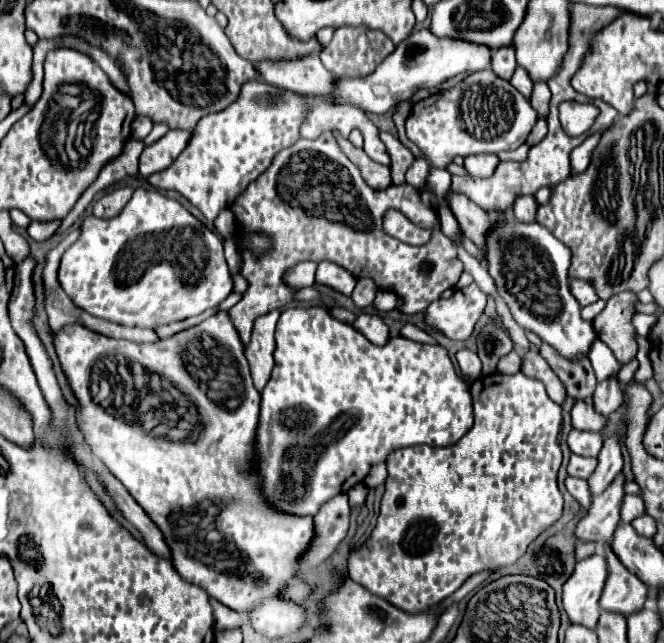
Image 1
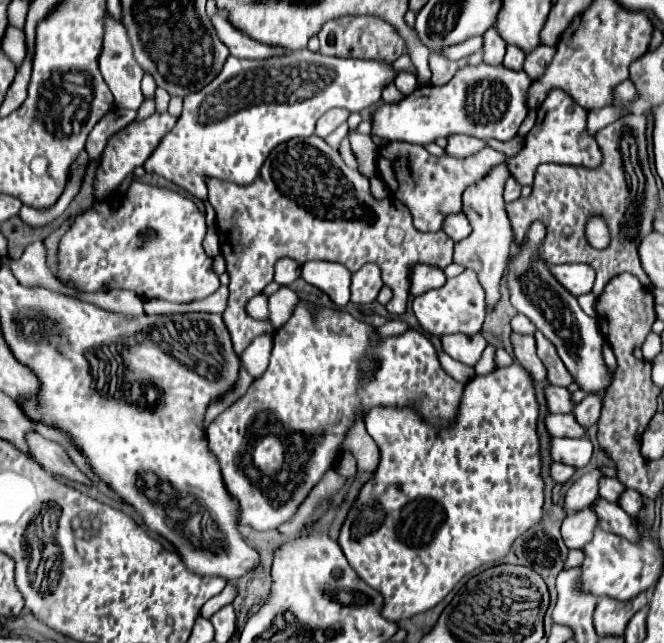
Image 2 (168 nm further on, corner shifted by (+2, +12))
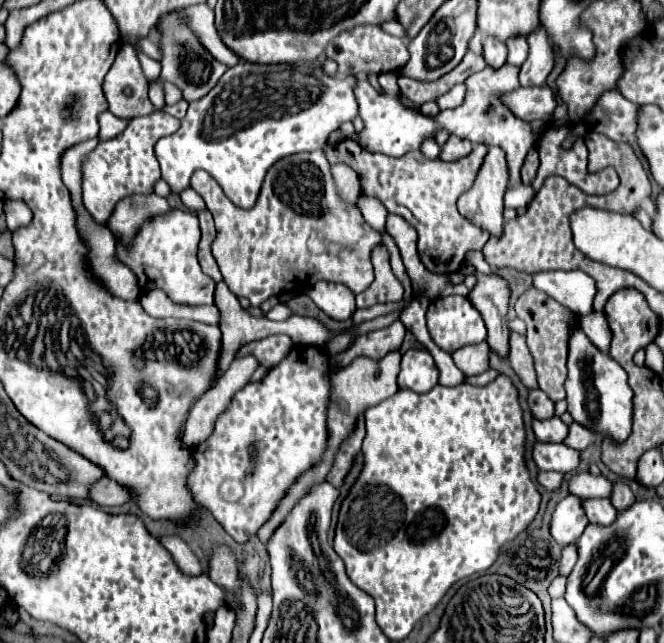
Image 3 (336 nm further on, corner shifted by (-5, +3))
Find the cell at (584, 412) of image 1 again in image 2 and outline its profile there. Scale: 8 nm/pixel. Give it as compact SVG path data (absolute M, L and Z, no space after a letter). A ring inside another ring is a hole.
M545 386L545 400L547 400L547 410L549 412L573 412L575 404L571 402L571 394L567 388L559 386Z

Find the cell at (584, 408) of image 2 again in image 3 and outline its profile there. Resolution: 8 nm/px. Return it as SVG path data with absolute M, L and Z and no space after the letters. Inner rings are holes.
M572 423L570 425L570 433L568 433L568 439L564 441L568 447L572 449L578 449L578 451L584 451L588 445L592 445L596 441L596 433L592 429L586 429L584 425L578 425L578 423Z

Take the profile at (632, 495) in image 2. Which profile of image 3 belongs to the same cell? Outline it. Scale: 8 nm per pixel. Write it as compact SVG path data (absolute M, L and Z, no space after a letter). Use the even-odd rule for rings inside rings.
M616 481L616 483L614 483L614 489L612 489L610 501L612 501L612 505L614 505L618 511L622 511L622 509L632 507L632 503L636 501L636 497L634 497L632 489L630 489L624 481Z

